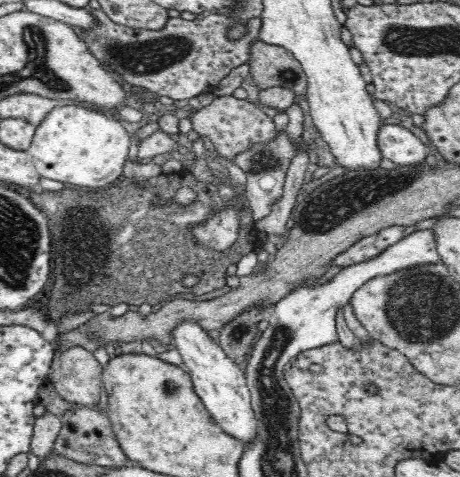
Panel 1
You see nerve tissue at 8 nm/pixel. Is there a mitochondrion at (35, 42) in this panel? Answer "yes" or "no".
yes

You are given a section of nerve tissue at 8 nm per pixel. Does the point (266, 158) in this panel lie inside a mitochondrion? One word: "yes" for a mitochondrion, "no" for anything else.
yes

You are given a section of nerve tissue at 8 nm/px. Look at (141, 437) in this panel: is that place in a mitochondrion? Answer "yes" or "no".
no

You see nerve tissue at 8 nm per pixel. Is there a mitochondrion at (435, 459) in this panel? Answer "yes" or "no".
no

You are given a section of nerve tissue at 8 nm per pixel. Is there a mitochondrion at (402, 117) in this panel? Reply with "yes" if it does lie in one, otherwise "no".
no

